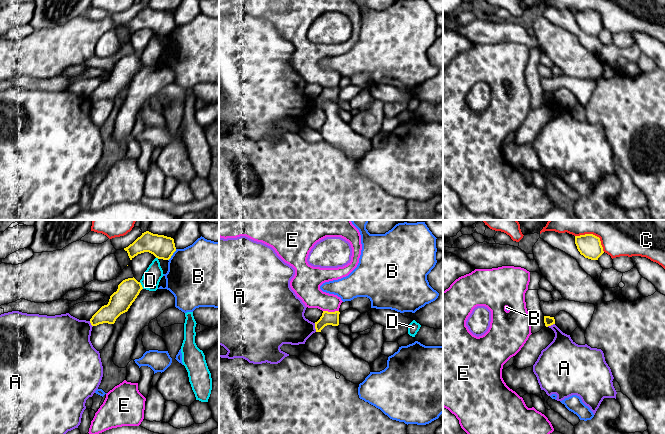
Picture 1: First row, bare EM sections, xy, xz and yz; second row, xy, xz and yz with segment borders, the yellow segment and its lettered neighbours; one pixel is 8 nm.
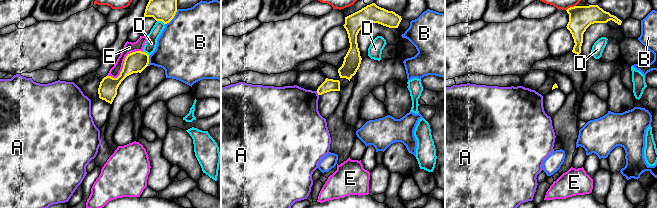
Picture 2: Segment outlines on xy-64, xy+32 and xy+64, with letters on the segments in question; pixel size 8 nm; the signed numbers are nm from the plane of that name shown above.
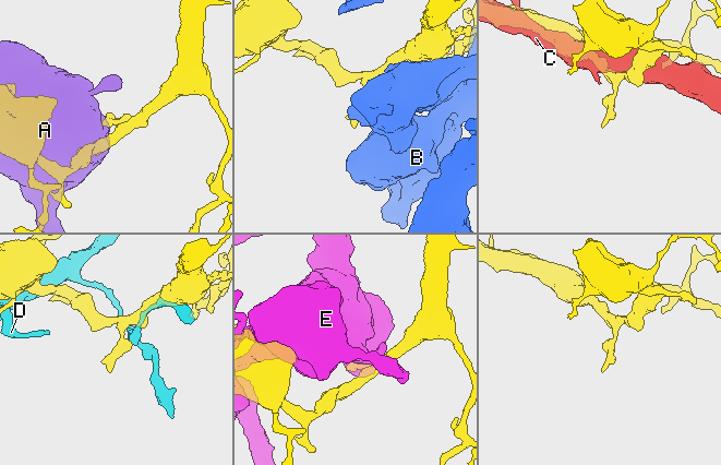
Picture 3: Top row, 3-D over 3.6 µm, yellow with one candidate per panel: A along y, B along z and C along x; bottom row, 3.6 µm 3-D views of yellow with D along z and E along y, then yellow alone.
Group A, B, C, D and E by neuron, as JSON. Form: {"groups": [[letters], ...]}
{"groups": [["A"], ["B"], ["C"], ["D"], ["E"]]}

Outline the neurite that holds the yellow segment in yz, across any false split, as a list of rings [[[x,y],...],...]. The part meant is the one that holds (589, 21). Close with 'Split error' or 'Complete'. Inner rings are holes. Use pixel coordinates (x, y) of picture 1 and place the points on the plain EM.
[[[593,10],[575,12],[575,20],[580,30],[591,36],[598,36],[604,29],[600,14]]]. Complete

